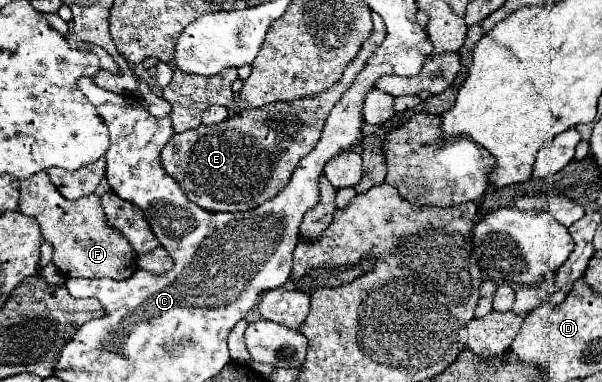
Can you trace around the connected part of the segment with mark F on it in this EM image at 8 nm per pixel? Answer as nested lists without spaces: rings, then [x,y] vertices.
[[[39,171],[21,181],[19,211],[39,221],[45,241],[53,245],[53,263],[65,277],[109,277],[127,279],[137,271],[137,255],[129,241],[107,225],[101,201],[97,195],[85,195],[77,201],[65,199],[53,187],[47,173]]]

